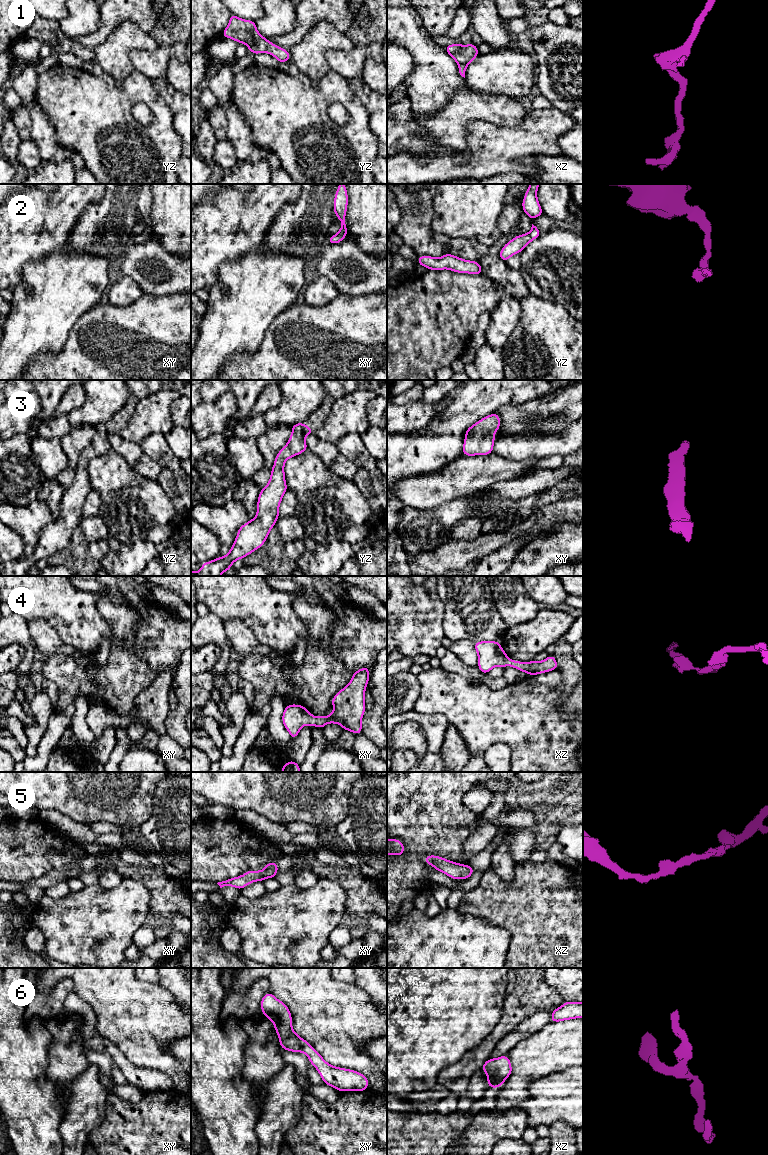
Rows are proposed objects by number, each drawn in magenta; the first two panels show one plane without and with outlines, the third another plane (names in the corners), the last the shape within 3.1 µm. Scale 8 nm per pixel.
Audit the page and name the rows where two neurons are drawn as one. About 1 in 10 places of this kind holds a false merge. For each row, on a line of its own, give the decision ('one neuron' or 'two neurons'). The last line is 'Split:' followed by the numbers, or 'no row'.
1: one neuron
2: one neuron
3: one neuron
4: one neuron
5: one neuron
6: one neuron
Split: no row

